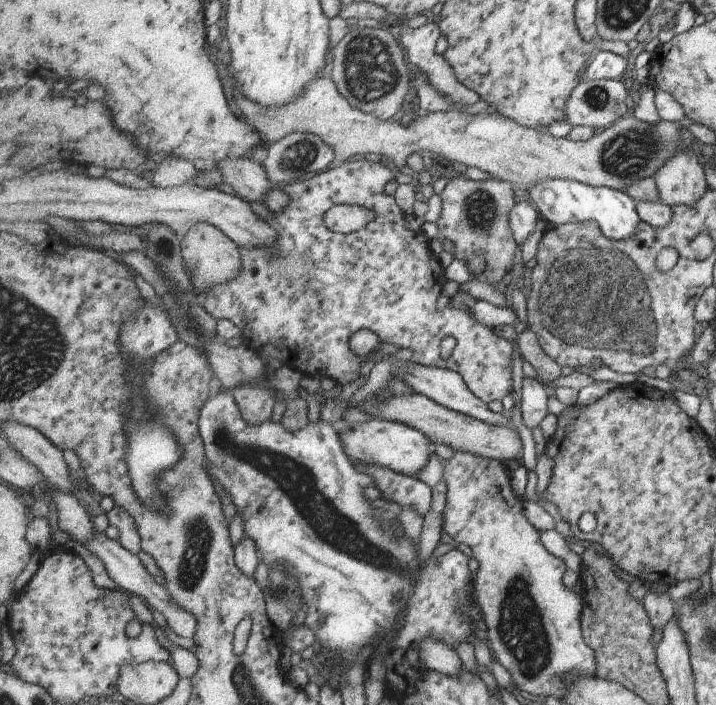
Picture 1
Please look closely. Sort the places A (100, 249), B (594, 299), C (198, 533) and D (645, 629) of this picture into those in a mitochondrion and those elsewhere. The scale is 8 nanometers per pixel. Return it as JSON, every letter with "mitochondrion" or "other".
{"A":"other","B":"mitochondrion","C":"mitochondrion","D":"other"}

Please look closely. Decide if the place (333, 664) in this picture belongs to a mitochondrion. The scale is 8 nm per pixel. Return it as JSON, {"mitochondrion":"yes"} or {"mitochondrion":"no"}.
{"mitochondrion":"no"}

